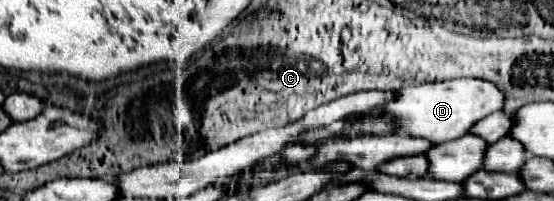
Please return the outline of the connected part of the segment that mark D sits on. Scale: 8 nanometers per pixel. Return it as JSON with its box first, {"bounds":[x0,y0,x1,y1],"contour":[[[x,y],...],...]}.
{"bounds":[381,77,505,143],"contour":[[[459,77],[459,79],[441,81],[441,83],[421,83],[421,85],[399,89],[397,93],[399,93],[399,101],[391,101],[391,105],[387,105],[387,109],[381,113],[389,113],[389,115],[397,117],[397,133],[425,137],[433,143],[453,141],[453,139],[467,135],[469,129],[477,121],[485,119],[487,115],[491,115],[495,111],[503,111],[503,105],[505,105],[505,93],[495,83],[485,81],[485,79],[475,79],[475,77]]]}

